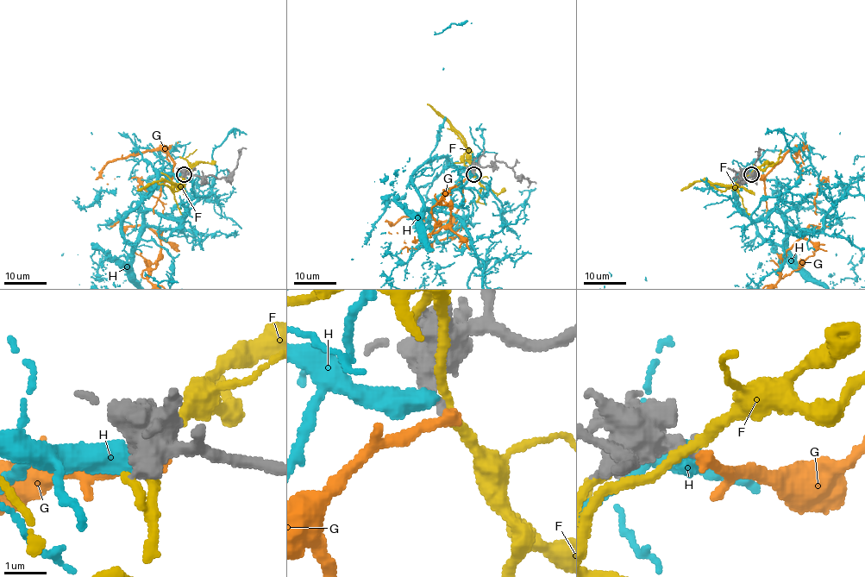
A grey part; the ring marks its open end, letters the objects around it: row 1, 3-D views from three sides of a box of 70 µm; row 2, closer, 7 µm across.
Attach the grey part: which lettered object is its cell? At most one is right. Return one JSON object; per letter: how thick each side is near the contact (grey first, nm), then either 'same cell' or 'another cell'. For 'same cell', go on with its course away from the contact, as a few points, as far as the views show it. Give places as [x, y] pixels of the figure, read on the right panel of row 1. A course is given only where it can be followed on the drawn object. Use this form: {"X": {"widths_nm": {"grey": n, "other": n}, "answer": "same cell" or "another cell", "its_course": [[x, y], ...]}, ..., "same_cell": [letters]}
{"F": {"widths_nm": {"grey": 440, "other": 240}, "answer": "another cell"}, "G": {"widths_nm": {"grey": 320, "other": 320}, "answer": "another cell"}, "H": {"widths_nm": {"grey": 600, "other": 550}, "answer": "another cell"}, "same_cell": []}

